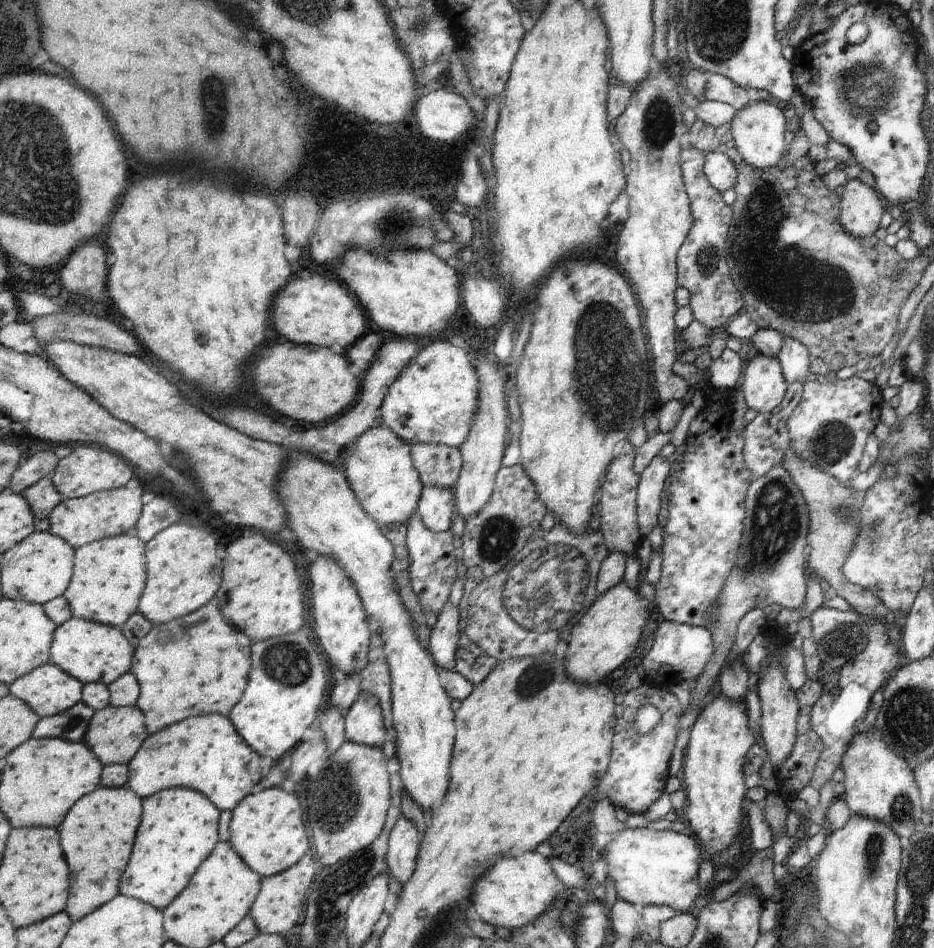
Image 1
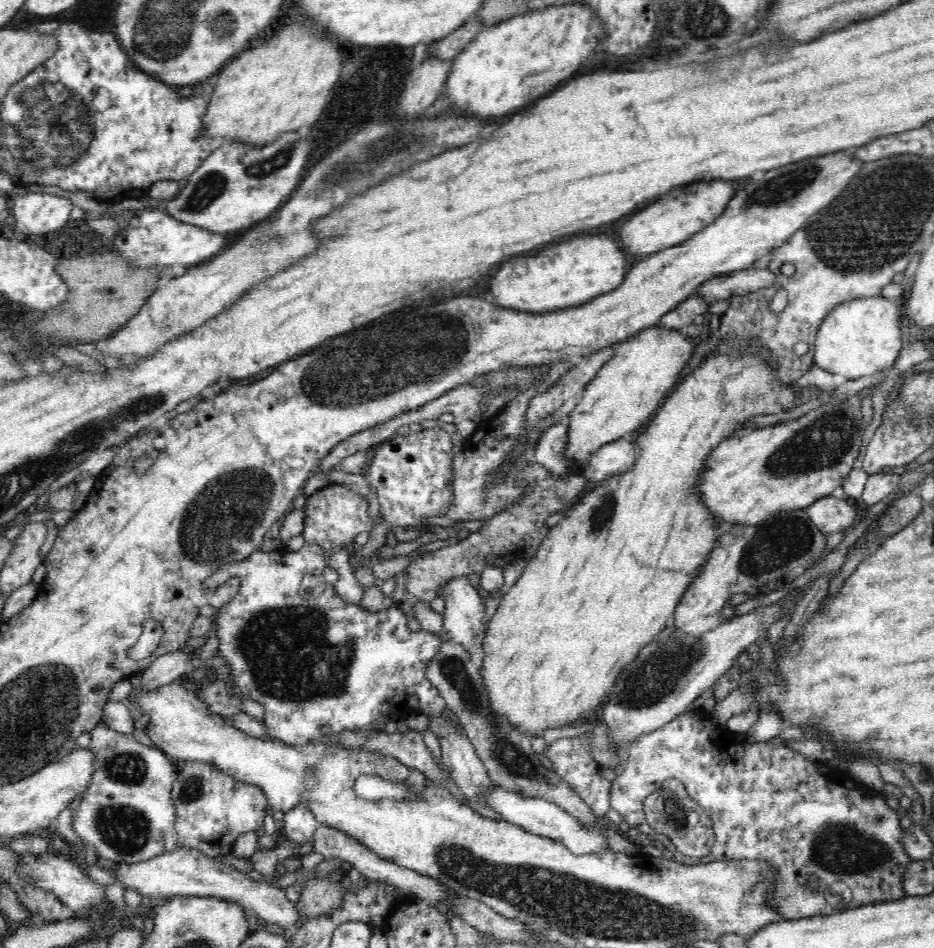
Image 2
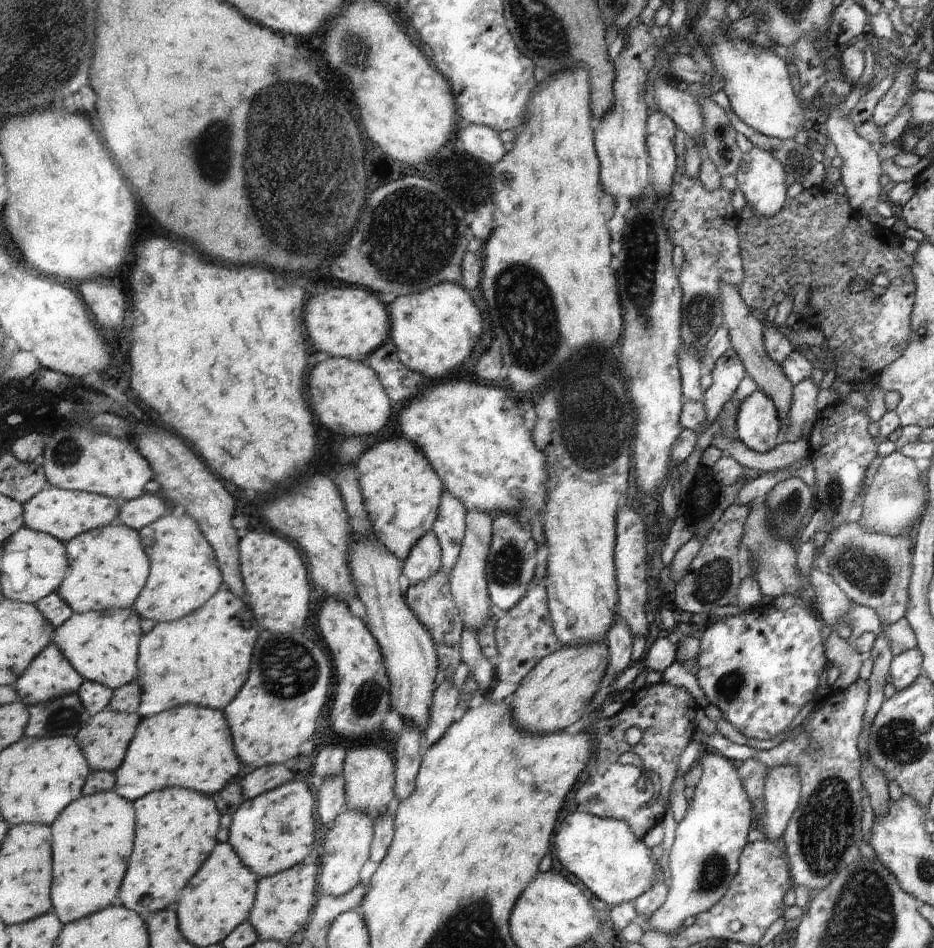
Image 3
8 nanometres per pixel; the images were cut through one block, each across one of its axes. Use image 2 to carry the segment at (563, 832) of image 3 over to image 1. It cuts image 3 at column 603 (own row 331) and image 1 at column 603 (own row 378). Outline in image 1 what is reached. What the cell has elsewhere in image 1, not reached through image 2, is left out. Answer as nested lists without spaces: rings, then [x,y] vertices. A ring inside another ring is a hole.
[[[647,827],[626,829],[614,836],[600,854],[606,858],[608,876],[615,881],[618,898],[642,908],[648,905],[668,905],[678,912],[688,913],[698,900],[698,842],[690,835],[671,830],[658,831]]]

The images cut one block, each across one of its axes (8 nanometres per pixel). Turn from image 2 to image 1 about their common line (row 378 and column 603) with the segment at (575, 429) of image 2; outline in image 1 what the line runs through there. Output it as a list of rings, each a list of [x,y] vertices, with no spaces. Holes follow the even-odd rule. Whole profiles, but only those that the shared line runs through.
[[[626,580],[600,595],[587,615],[571,630],[571,642],[563,647],[569,675],[579,683],[596,685],[602,678],[624,666],[638,650],[652,618],[651,606],[642,604],[642,594]]]

